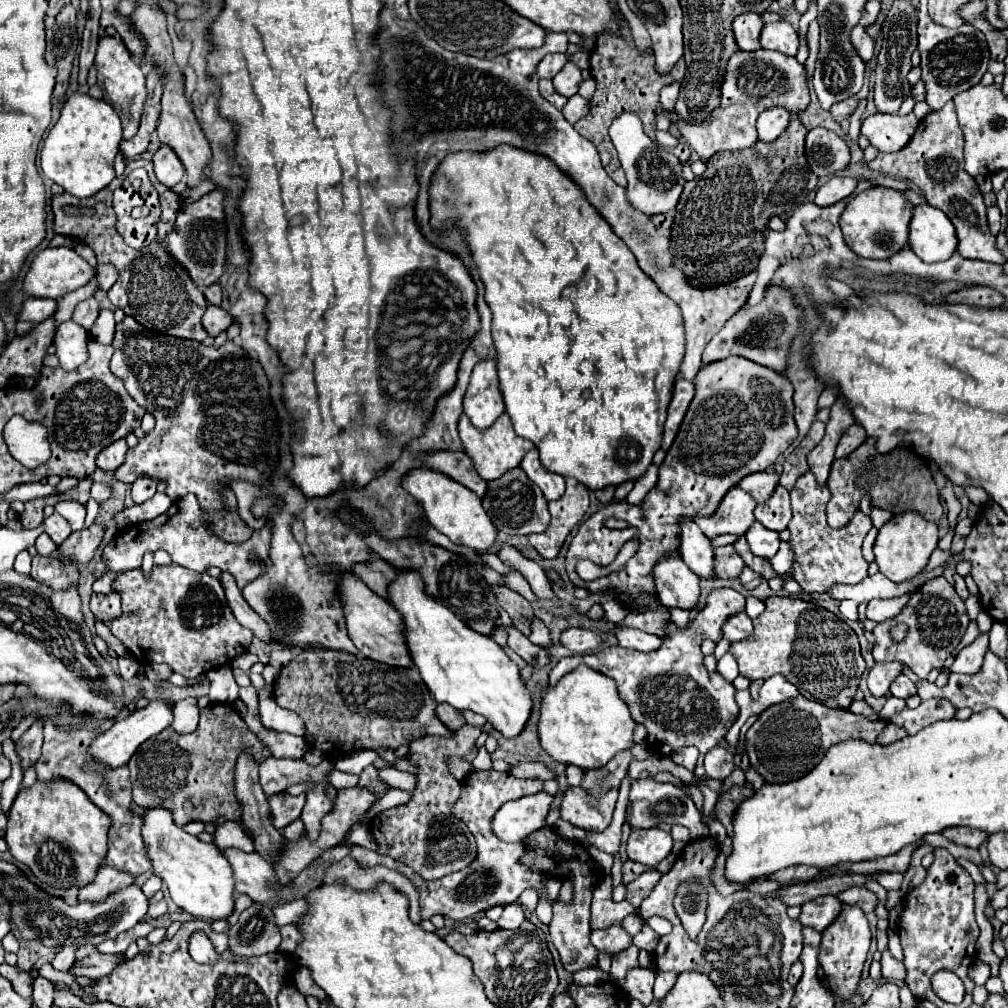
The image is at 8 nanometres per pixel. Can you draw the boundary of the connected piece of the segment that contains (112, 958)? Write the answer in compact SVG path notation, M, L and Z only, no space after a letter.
M92 953L82 961L74 961L70 971L74 975L86 975L86 977L92 977L92 979L102 979L102 977L110 975L122 963L126 963L126 955L124 953L116 953L116 955Z

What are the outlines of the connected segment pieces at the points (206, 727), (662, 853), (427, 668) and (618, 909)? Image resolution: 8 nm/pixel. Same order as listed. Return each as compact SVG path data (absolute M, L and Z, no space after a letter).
M210 705L208 709L202 709L196 731L186 735L166 727L156 737L142 743L128 763L134 803L142 809L168 809L176 825L186 825L188 821L228 821L230 817L240 817L240 806L234 795L234 765L240 747L250 749L258 763L268 757L268 749L246 727L232 705Z
M632 829L628 841L626 841L626 853L628 859L644 863L648 867L656 867L672 849L672 835L658 829Z
M412 569L396 571L396 579L388 585L388 603L402 615L412 663L438 703L472 709L484 715L486 721L506 737L514 737L524 729L530 717L532 697L520 679L518 665L492 637L470 629L450 609L436 603L436 599L426 593L418 571Z
M600 883L594 889L594 899L592 899L592 917L590 917L590 925L592 929L604 929L612 923L622 921L626 915L636 913L636 909L628 903L614 903L610 899L610 883Z

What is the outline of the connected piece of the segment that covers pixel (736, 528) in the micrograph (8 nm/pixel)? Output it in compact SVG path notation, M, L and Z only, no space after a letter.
M732 487L712 515L694 517L694 523L698 523L706 537L716 537L722 533L744 535L750 523L754 523L754 507L756 501L746 491Z

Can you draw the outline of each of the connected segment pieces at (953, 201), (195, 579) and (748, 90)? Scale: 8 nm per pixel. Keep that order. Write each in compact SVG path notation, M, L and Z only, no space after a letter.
M948 101L942 109L932 111L924 119L920 119L918 129L914 131L906 147L902 147L896 153L878 153L878 157L870 161L868 167L888 177L912 181L922 191L922 195L930 205L934 205L936 209L942 209L952 219L952 225L956 227L956 237L958 237L956 251L962 257L992 261L1002 265L1006 259L994 247L994 235L990 235L988 231L984 197L974 177L970 177L964 171L962 149L964 149L964 135L956 121L954 103Z
M176 563L164 567L154 565L154 573L150 579L144 579L142 571L134 569L120 575L118 583L114 583L114 589L122 595L122 615L110 621L108 627L132 655L136 655L136 647L140 649L142 663L146 659L150 663L168 663L172 671L182 673L184 677L198 677L208 669L230 663L238 655L238 651L246 651L250 647L250 641L254 637L234 619L220 579L214 579L208 573L196 573Z
M756 49L736 51L726 65L726 75L720 87L720 105L702 123L688 123L678 117L676 111L664 111L664 115L678 125L686 143L706 161L722 149L748 149L756 145L756 117L770 107L784 105L790 113L800 113L808 107L810 93L806 83L804 65L796 57L780 51Z

